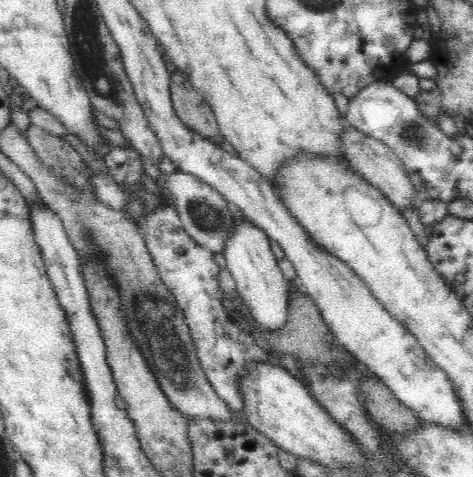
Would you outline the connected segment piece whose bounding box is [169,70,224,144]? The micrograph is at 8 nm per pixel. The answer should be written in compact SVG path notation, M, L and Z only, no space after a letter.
M178 70L170 73L169 89L175 115L188 128L214 144L224 141L211 106L196 92L188 77Z

